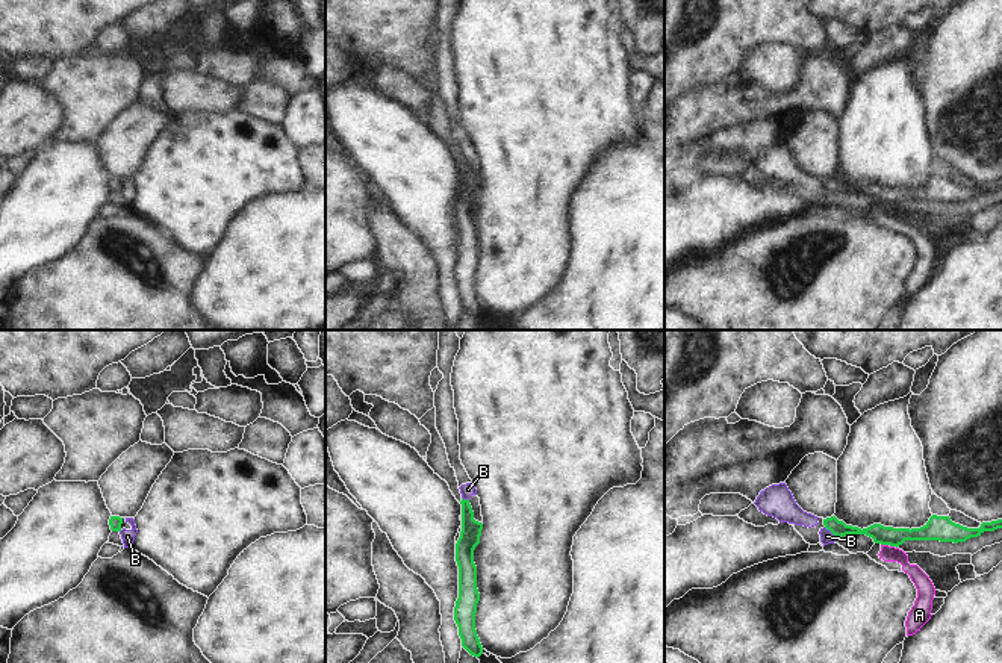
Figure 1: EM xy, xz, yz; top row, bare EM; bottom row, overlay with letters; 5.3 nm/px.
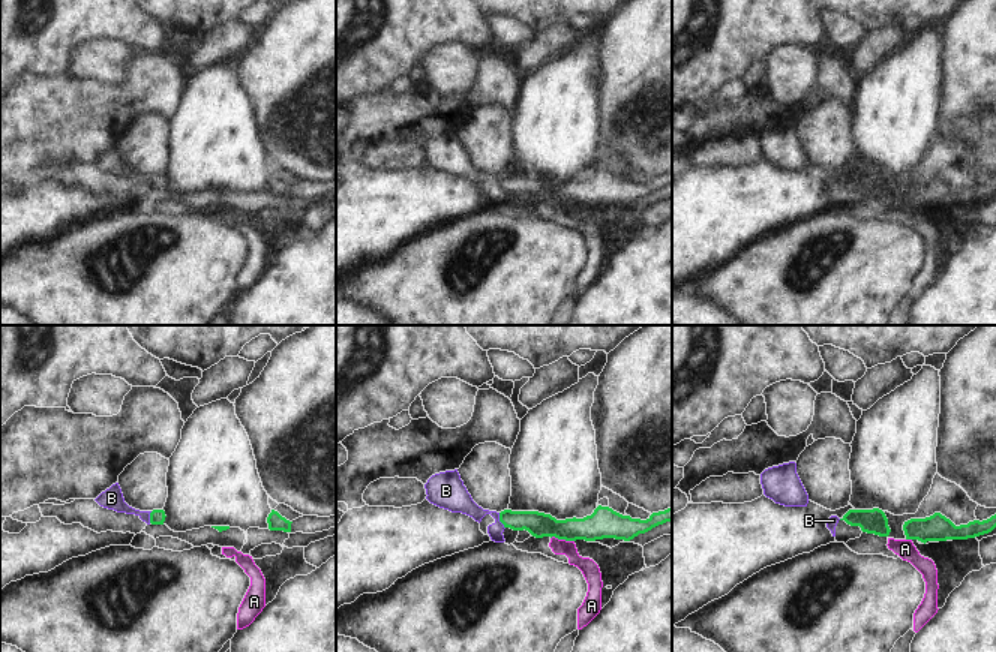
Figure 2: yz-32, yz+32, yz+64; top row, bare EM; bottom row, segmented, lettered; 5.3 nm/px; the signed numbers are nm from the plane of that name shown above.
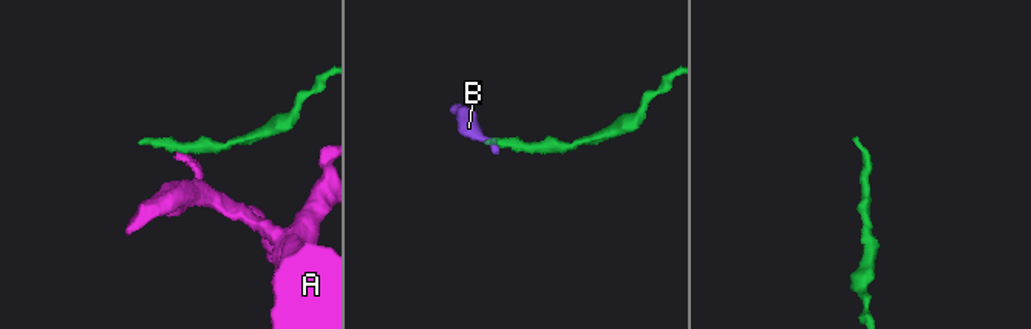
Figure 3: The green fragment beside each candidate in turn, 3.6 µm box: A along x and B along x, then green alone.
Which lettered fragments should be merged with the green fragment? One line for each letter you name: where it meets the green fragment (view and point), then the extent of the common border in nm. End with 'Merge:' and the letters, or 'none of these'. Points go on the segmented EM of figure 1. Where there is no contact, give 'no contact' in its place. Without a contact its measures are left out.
Merge: none of these

